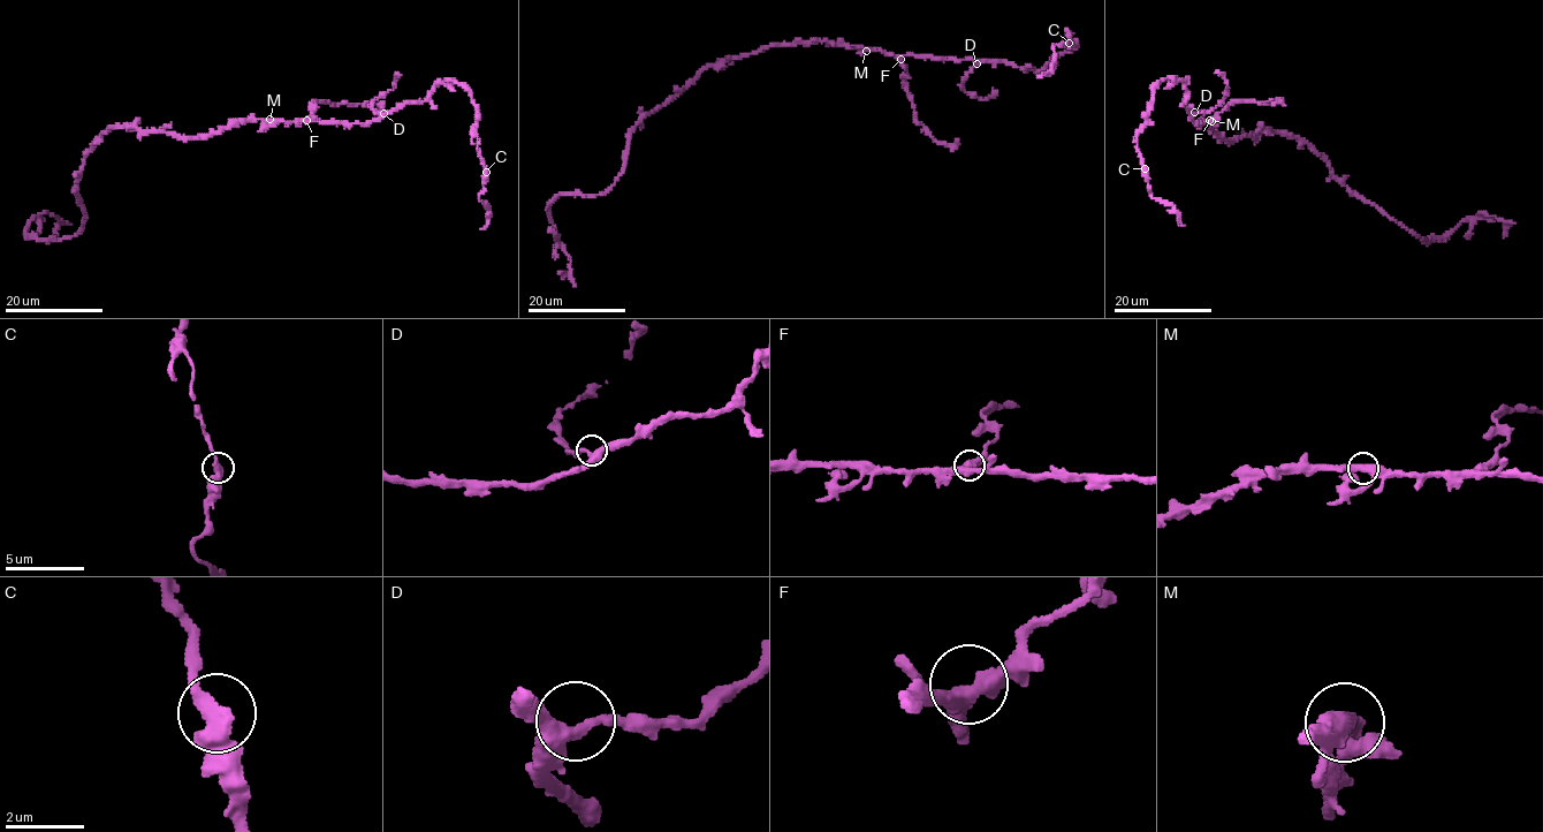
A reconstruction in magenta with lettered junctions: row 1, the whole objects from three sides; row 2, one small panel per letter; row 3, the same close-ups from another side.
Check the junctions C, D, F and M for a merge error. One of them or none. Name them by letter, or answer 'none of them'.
none of them

